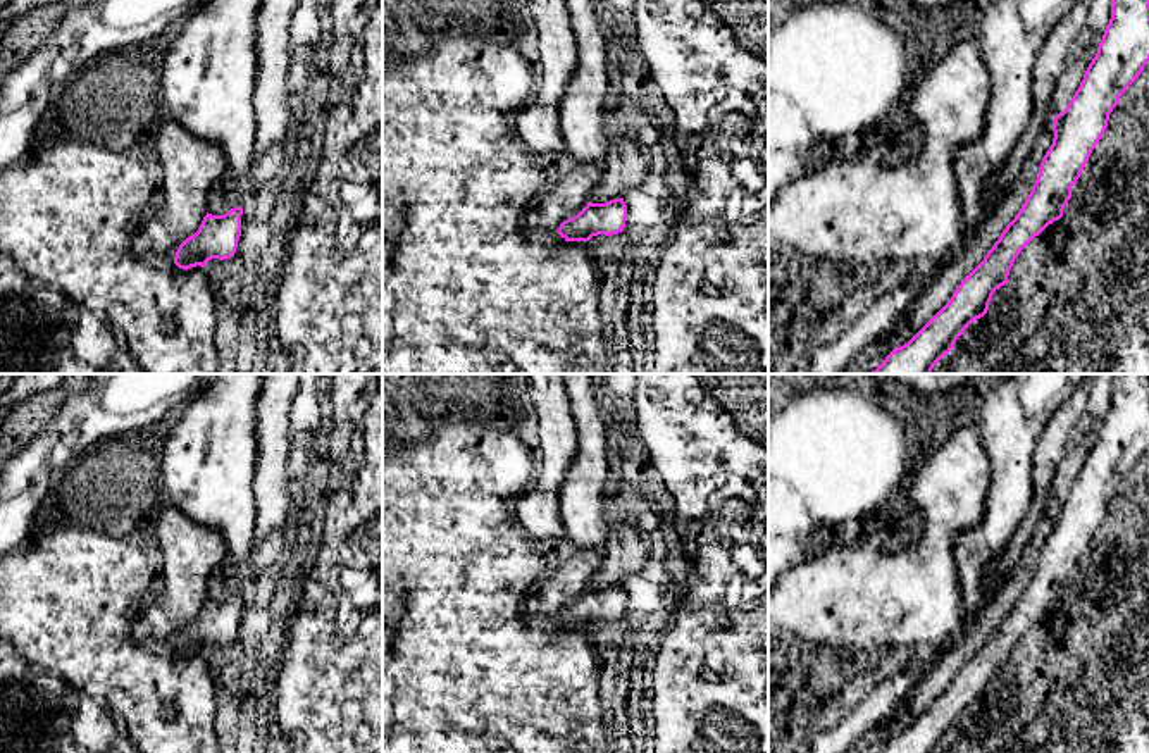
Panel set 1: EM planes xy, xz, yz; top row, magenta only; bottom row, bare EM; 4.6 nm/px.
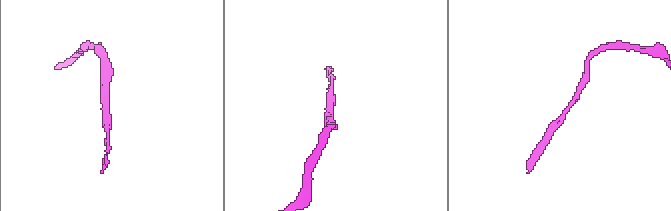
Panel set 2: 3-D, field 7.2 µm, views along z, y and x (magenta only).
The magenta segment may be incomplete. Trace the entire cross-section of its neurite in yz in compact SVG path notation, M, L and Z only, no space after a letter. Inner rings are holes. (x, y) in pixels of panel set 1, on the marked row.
M1111 0L1111 19L1097 53L1068 107L1054 117L1053 145L1020 212L951 300L870 374L932 374L963 331L987 314L994 291L1008 283L1020 252L1063 217L1071 186L1104 134L1109 114L1147 62L1149 0Z

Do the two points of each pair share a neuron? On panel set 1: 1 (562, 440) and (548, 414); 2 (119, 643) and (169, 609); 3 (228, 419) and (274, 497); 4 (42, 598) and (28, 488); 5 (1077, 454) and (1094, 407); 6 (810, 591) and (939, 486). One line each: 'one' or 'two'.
1: one
2: two
3: two
4: two
5: one
6: one

